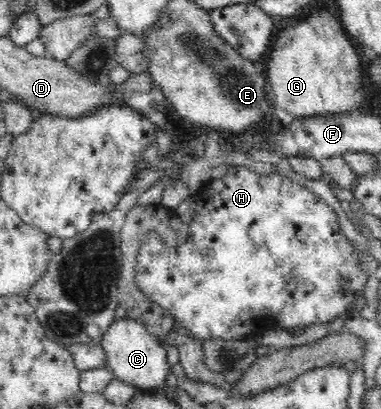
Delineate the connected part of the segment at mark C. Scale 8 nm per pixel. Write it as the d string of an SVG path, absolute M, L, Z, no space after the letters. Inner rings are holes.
M125 316L120 319L113 319L107 331L103 333L100 342L103 352L109 363L114 377L134 388L144 391L158 391L166 383L166 379L172 378L171 367L167 363L167 351L156 336L149 333L147 328L136 319Z

